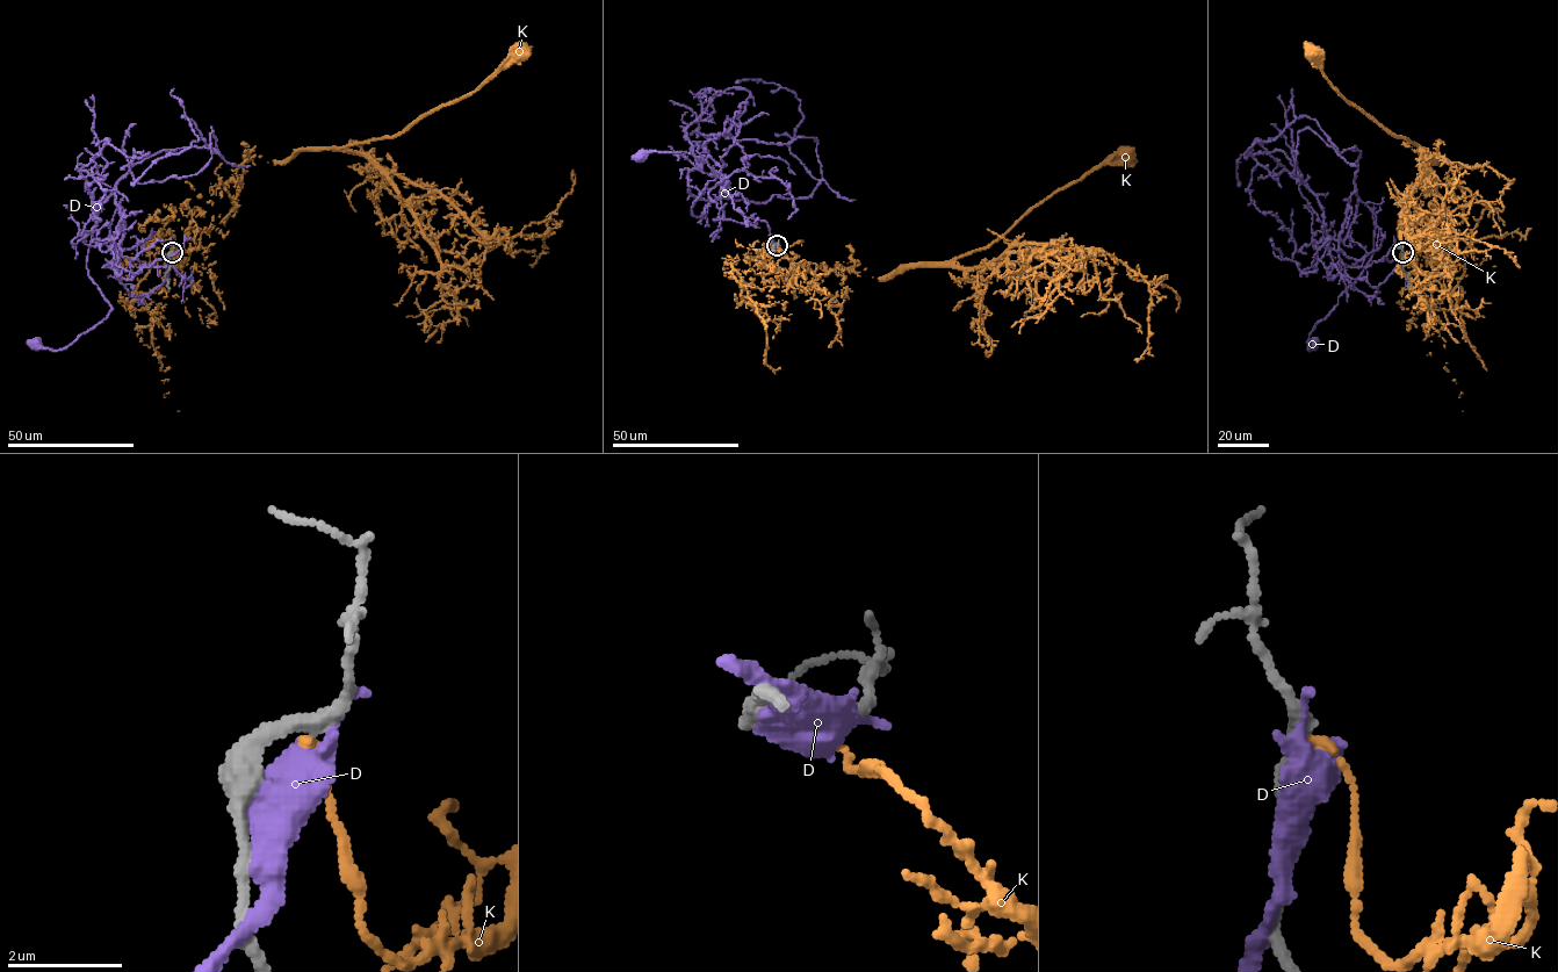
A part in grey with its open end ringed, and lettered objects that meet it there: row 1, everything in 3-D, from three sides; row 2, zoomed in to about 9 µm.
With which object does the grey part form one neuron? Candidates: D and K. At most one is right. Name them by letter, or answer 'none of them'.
K

